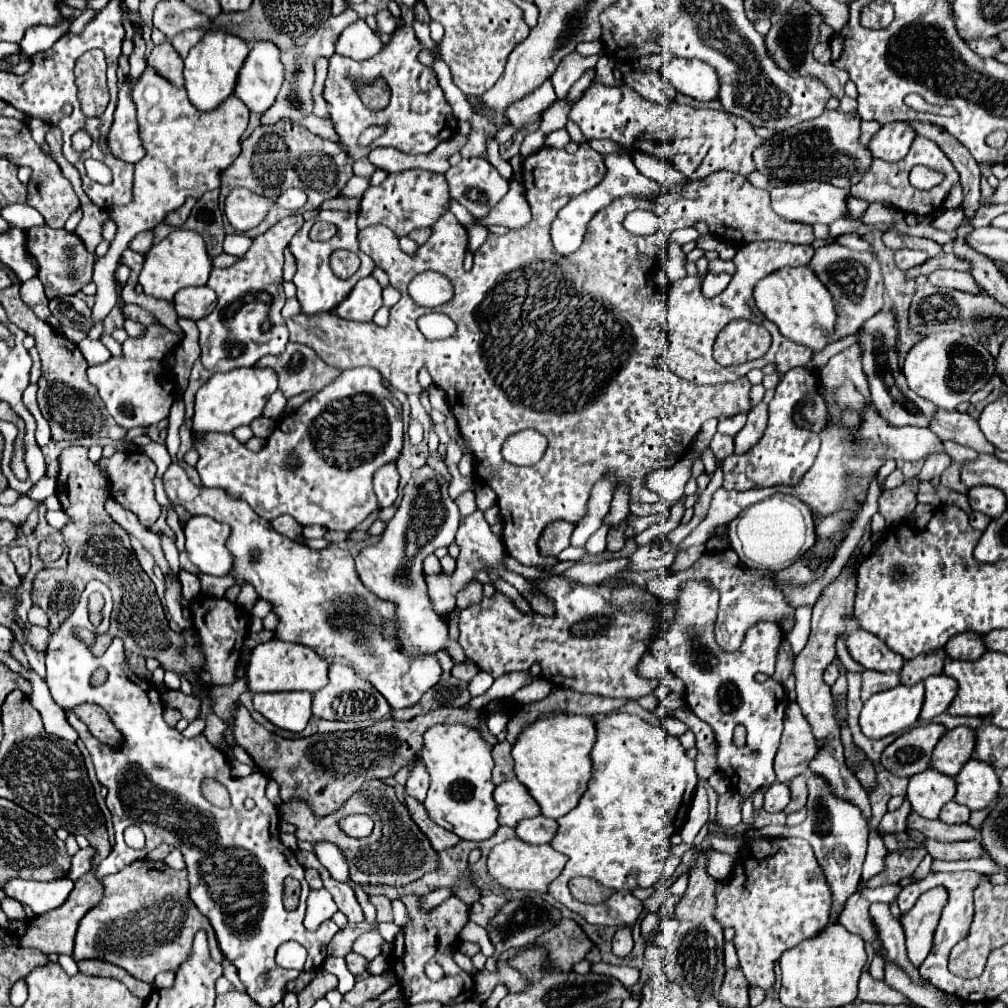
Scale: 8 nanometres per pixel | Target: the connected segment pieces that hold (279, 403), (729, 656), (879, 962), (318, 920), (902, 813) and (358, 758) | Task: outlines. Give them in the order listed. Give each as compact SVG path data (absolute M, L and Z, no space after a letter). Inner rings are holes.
M276 390L276 392L270 396L270 400L266 402L264 416L268 416L268 418L276 418L284 408L286 408L286 398L282 396L280 390Z
M686 580L676 600L676 616L670 628L650 642L650 652L664 658L670 672L674 672L684 684L684 700L690 710L712 726L716 736L716 760L718 770L730 780L738 794L748 800L756 790L774 782L774 756L782 736L782 720L788 704L784 686L772 678L776 652L782 642L782 630L774 622L754 624L746 632L746 640L738 652L722 652L714 640L714 620L718 614L718 590L702 580ZM754 674L766 674L766 682L758 684ZM742 724L746 728L746 746L734 744L734 728Z
M874 955L869 967L869 972L872 975L872 977L877 980L884 979L884 959L880 955Z
M322 888L322 890L310 890L304 926L308 930L316 930L324 920L332 918L332 914L336 910L338 908L336 908L336 904L334 904L334 900L332 900L332 896L330 896L330 892L326 888Z
M905 799L899 809L894 812L887 812L883 816L877 831L884 831L886 833L900 833L906 831L906 820L910 812L911 804Z
M236 706L234 712L234 738L238 746L242 746L254 760L254 764L270 776L280 786L280 798L284 802L292 798L304 798L310 802L310 808L318 816L332 814L340 808L358 788L362 782L372 778L390 778L402 766L410 766L412 760L422 750L422 734L434 724L468 724L482 730L486 742L490 742L490 732L486 728L486 712L464 710L464 708L438 708L428 714L420 714L408 722L396 722L392 718L376 722L364 730L350 730L350 732L328 732L328 734L314 734L308 738L280 738L260 726L244 706Z

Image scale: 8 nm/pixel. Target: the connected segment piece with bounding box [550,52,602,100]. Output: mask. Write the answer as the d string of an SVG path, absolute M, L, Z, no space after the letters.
M578 52L568 54L568 56L560 62L560 66L558 66L556 72L552 74L552 78L550 78L552 84L554 84L556 96L564 100L566 94L568 94L568 90L572 88L572 84L574 84L584 72L596 68L596 64L601 56L601 53L594 56L582 56L582 54L578 54Z

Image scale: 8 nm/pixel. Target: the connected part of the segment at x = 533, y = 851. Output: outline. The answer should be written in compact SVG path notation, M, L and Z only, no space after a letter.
M512 838L494 846L486 860L488 872L494 876L494 880L500 886L510 890L534 890L534 892L546 892L548 884L562 872L564 864L566 864L566 856L556 852L550 844L532 846L522 842L520 838Z

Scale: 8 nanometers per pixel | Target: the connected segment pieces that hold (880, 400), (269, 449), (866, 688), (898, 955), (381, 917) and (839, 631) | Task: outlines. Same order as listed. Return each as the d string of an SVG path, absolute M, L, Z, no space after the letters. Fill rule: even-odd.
M882 308L878 314L874 314L858 332L858 344L862 348L862 368L866 370L866 378L870 384L870 402L878 410L880 416L884 416L894 426L928 426L936 406L928 400L920 398L918 394L910 392L904 374L898 366L898 324L896 314L890 308Z
M358 368L358 370L344 370L332 384L328 384L314 398L302 404L294 414L286 416L282 424L278 424L272 436L266 440L264 448L258 452L248 450L232 434L216 434L216 432L194 442L194 448L200 454L196 470L200 474L202 484L208 488L214 486L224 488L232 496L246 500L258 516L274 520L280 514L288 514L302 526L318 524L328 530L354 530L370 512L378 508L372 490L374 470L380 468L382 464L396 460L400 456L402 442L404 432L398 404L394 402L392 392L384 386L378 370ZM290 452L296 452L300 458L300 468L296 472L288 472L284 468L284 462Z
M862 672L862 700L868 700L872 694L894 688L900 684L900 676L896 672Z
M872 902L870 904L870 918L874 922L874 926L878 928L880 940L888 952L888 958L892 962L896 962L898 966L902 966L906 970L906 974L910 974L914 978L914 982L924 984L918 968L914 968L910 964L910 960L906 958L906 948L904 948L904 928L900 924L900 920L896 920L890 912L890 904L882 904L882 902Z
M372 896L372 904L378 908L378 922L392 922L392 902L384 896Z
M846 564L842 568L840 576L824 588L822 596L814 604L810 638L808 638L808 644L804 646L804 650L794 660L794 674L796 674L796 692L798 692L796 702L800 704L802 714L810 722L814 738L818 740L818 756L814 756L814 760L810 762L810 772L826 778L830 788L834 788L834 796L838 796L840 800L850 800L850 804L862 808L862 814L870 822L872 810L870 810L868 794L864 792L864 788L860 786L856 776L846 766L844 746L842 746L840 730L838 730L838 720L834 720L834 704L832 704L830 688L826 688L826 684L822 680L824 670L836 658L834 644L846 632L846 628L848 628L846 620L850 620L854 614L854 594L856 594L856 564Z

